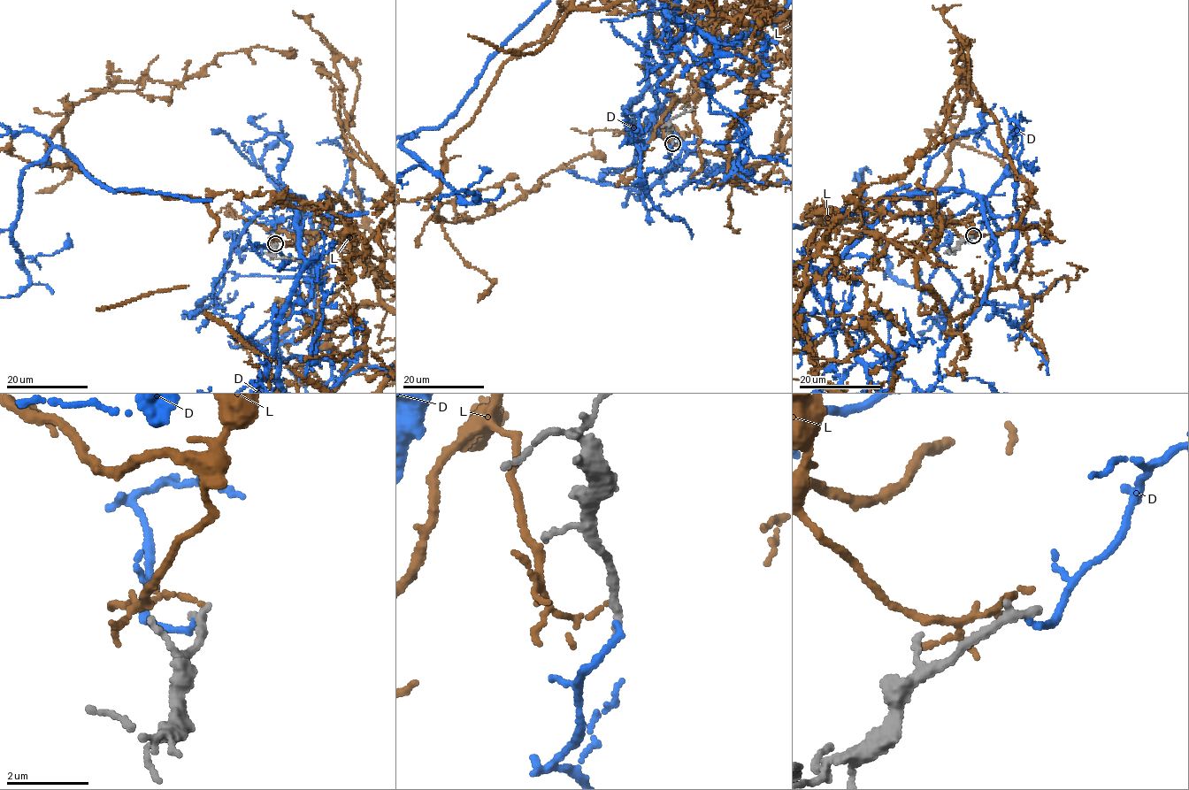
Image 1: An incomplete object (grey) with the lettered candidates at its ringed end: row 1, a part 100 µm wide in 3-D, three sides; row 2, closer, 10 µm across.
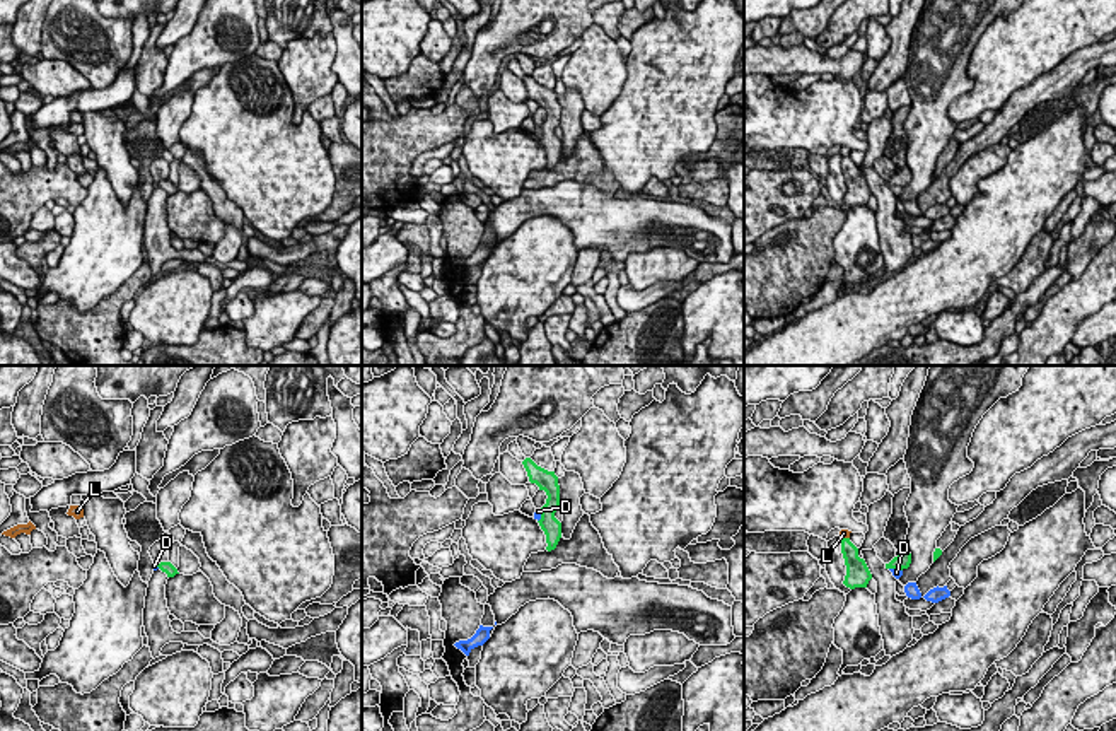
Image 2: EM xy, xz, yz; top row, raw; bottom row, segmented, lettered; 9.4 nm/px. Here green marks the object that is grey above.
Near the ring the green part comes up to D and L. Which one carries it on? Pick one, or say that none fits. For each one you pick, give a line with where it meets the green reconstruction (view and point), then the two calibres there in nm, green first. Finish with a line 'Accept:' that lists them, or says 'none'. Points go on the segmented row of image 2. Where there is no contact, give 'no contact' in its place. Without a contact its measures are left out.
Accept: none

